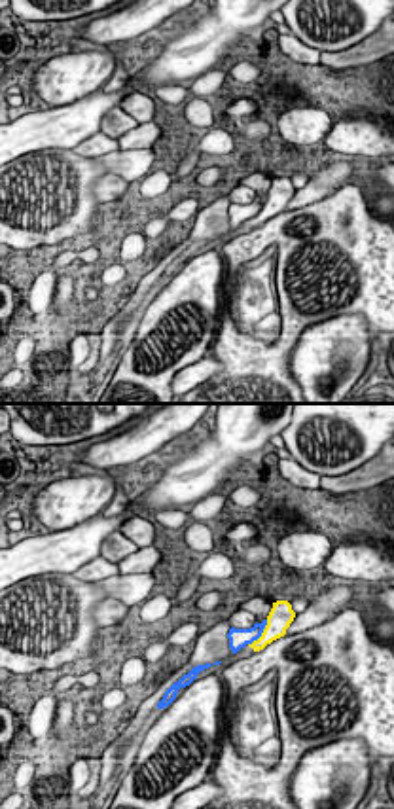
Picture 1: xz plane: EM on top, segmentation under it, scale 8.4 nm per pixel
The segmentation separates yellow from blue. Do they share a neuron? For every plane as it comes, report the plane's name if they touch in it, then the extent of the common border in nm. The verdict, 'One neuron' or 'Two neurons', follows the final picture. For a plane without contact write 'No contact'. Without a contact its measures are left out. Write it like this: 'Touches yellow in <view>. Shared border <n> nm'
Touches yellow in xz. Shared border 280 nm

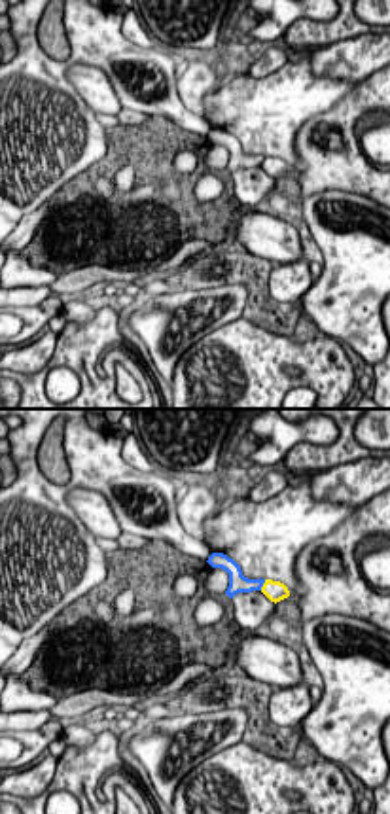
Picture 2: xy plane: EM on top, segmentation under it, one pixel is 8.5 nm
Touches yellow in xy. Shared border 110 nm

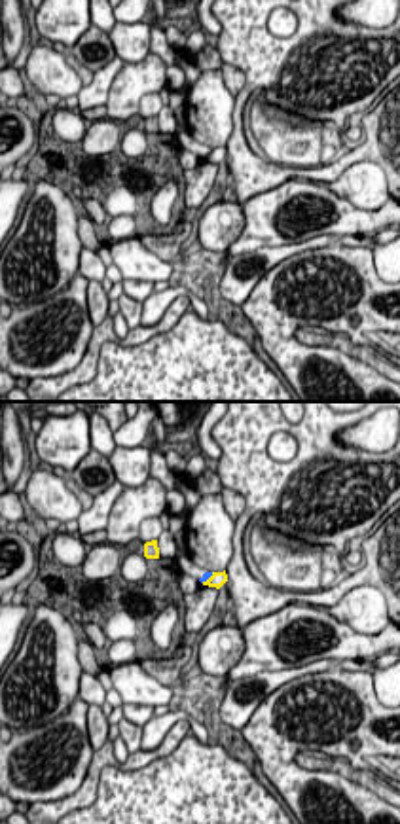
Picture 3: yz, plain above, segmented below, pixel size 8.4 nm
Touches yellow in yz. Shared border 140 nm

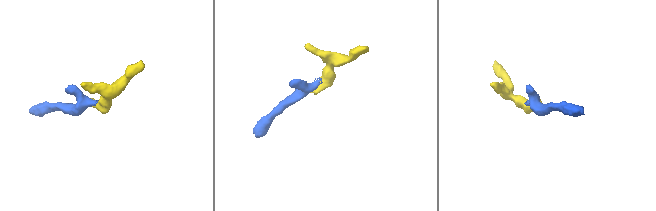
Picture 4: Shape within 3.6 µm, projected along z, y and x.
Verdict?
Two neurons

